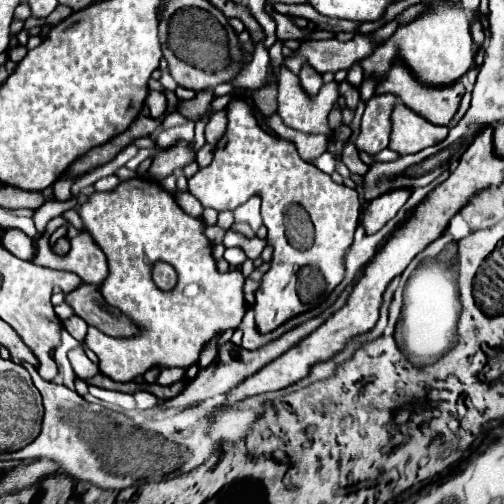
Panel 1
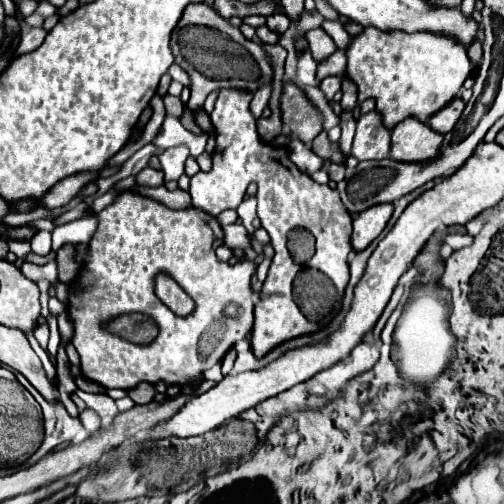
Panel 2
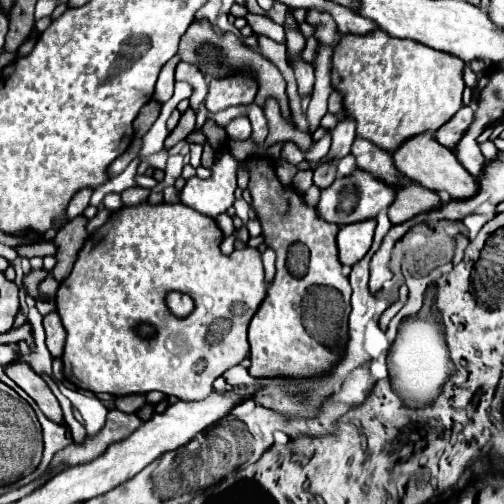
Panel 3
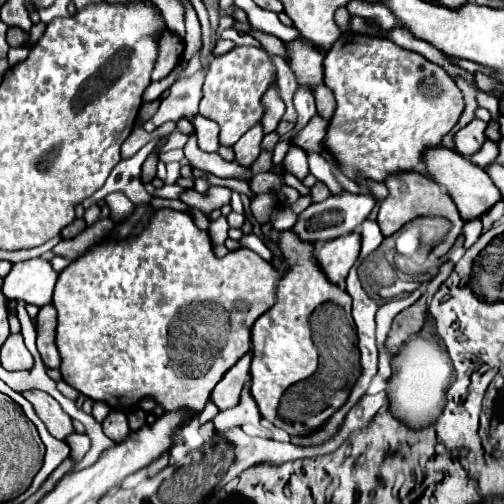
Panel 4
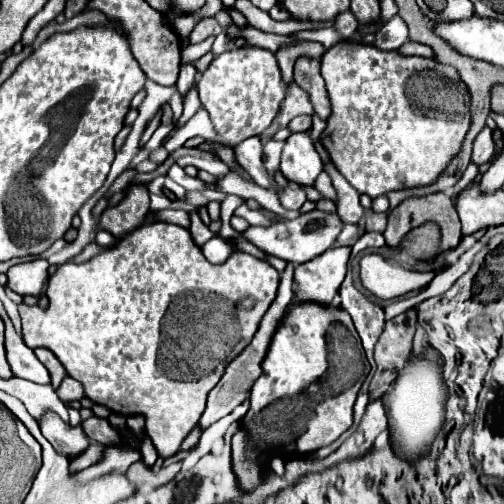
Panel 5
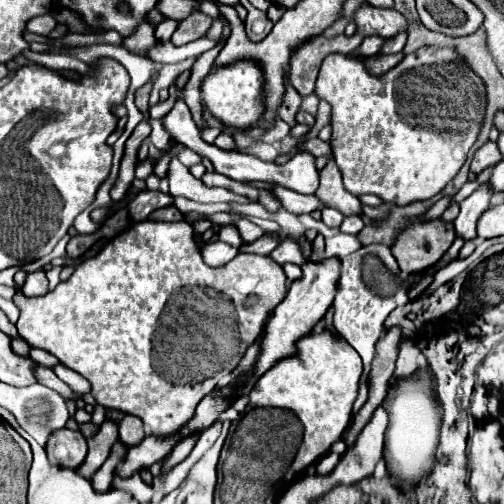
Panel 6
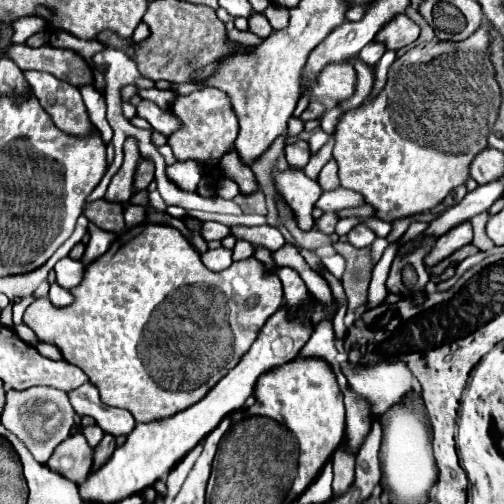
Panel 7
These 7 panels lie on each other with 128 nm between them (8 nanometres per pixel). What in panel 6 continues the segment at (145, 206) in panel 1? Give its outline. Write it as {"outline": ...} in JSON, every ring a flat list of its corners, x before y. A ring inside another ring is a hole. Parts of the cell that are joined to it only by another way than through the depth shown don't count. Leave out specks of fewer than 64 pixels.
{"outline":[[144,220,144,222,136,222,132,224,128,230,120,232,114,240,110,240,108,244,104,244,104,248,94,256,94,258,88,258,84,260,76,270,74,274,66,280,66,282,60,282,56,286,56,290,50,294,44,294,44,296,36,296,36,298,26,298,22,292,18,292,14,296,14,302,18,304,20,308,20,320,16,322,16,328,18,328,18,334,34,348,42,348,42,350,48,350,50,354,54,354,62,364,66,364,68,368,76,370,78,374,82,374,90,384,92,384,92,394,94,398,98,400,98,404,102,404,104,408,110,408,110,410,118,410,118,412,124,412,124,414,132,414,132,416,138,416,142,422,144,422,144,428,146,432,156,432,158,436,168,436,168,432,176,432,176,428,180,428,180,424,184,424,184,420,188,420,188,416,192,416,192,408,196,408,196,404,200,402,200,396,204,396,204,392,210,392,222,378,220,376,212,376,212,380,204,380,204,384,192,384,192,388,176,388,176,384,160,370,164,370,164,366,160,364,152,364,152,334,156,332,156,324,158,324,158,316,160,312,164,310,164,304,166,300,170,298,170,294,178,288,188,288,188,286,196,286,196,288,212,288,220,294,224,294,226,298,232,300,234,304,234,312,236,312,236,332,238,332,238,342,236,342,236,360,232,360,232,364,238,364,246,352,246,348,250,344,254,344,258,340,258,336,262,334,262,328,264,328,264,320,270,316,270,312,284,300,288,288,286,288,286,274,282,270,280,264,276,264,270,256,256,256,256,254,238,254,234,260,230,260,224,268,210,268,208,264,204,264,202,260,202,254,200,254,200,248,198,244,194,242,192,238,192,226,188,222,156,222,156,220]]}

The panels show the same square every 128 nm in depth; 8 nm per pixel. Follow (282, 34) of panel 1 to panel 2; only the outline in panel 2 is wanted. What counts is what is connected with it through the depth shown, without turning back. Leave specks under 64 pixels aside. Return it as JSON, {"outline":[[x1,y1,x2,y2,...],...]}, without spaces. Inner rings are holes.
{"outline":[[270,14,270,16,266,18,266,26,268,26,272,32,282,34,282,32,286,32,286,30,288,30,290,20,288,20,284,14]]}

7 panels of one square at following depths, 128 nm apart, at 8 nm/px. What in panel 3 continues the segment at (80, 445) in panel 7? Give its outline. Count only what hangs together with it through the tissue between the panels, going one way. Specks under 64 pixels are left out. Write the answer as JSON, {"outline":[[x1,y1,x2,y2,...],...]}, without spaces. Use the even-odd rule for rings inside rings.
{"outline":[[18,360,16,364,6,366,6,374,38,404,38,408,44,412,48,420,56,424,64,424,60,404,56,396,52,394,52,390,48,388,48,384,40,376,36,376,34,372,28,372,28,368,24,368,24,364,20,364]]}

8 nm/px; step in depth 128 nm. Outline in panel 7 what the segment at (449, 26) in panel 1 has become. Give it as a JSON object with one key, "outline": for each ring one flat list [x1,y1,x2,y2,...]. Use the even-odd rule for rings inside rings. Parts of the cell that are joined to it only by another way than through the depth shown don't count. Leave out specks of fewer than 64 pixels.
{"outline":[[490,22,482,24,478,28,478,32,472,34,472,38,466,38,462,42,440,42,440,40,432,40,432,42,422,42,418,46,414,46,412,50,408,50,402,58,398,58,388,72,388,82,386,88,368,104,346,112,338,126,336,126,336,144,334,144,334,160,338,164,338,178,340,178,340,186,354,190,358,194,364,196,364,202,374,206,374,216,386,222,394,222,400,218,408,218,408,216,416,216,416,214,424,214,428,210,432,210,434,206,438,206,456,186,466,184,466,180,470,178,470,164,476,158,476,154,480,154,486,146,488,146,488,136,492,134,492,124,498,120,498,108,500,108,500,86,496,82,494,76,494,64,490,60],[330,64,320,74,320,84,312,88,314,96,332,96,346,100,354,94,354,68,352,64]]}

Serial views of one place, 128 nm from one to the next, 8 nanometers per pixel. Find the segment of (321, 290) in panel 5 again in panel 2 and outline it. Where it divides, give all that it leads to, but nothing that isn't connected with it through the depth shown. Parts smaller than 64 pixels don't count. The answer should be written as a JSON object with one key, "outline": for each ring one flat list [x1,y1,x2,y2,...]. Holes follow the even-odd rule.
{"outline":[[378,204,376,208,368,208,352,220,352,250,364,250,368,244,384,230,388,218,392,214,390,204]]}

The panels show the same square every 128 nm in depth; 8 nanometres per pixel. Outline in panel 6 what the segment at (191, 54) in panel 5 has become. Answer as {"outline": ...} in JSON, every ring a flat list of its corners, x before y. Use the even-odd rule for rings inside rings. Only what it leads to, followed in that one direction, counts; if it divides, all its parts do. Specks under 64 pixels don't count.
{"outline":[[173,82,169,87,169,98,166,101,161,101,159,104,150,106,149,113,151,119,159,119,166,115,177,101,177,88]]}

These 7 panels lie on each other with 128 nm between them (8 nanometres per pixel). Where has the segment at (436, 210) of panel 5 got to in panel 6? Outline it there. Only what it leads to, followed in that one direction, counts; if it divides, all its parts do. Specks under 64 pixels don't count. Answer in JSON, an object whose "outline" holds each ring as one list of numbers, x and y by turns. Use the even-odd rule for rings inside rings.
{"outline":[[416,218,398,234,398,240,392,246,392,256,402,274,418,274,434,266,446,254,454,238,452,224,446,224,440,218,432,222]]}

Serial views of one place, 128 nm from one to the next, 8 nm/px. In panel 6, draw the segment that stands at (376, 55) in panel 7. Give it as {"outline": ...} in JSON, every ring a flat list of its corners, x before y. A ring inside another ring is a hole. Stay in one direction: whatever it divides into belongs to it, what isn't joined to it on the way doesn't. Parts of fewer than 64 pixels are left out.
{"outline":[[366,36,360,44,360,54,362,56,374,56,380,52,382,44,384,44,384,40,380,36]]}

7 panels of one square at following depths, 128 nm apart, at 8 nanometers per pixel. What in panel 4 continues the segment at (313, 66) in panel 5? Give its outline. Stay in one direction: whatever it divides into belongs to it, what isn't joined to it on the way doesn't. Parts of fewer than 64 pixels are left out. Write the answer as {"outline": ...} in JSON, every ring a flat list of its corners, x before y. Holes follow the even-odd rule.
{"outline":[[324,84,318,86,310,86,314,100,316,100,316,108,318,108,318,116,324,120,330,120,334,114,334,96,330,92,330,88,326,88]]}

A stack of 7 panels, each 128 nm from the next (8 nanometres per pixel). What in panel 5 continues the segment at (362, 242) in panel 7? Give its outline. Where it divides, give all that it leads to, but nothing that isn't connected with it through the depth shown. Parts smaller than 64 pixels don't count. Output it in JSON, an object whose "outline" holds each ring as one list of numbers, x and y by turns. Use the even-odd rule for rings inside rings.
{"outline":[[326,164,324,170,330,174,332,178,332,186,336,188,338,194,338,216,344,224,358,224,364,208,360,206,360,194,344,180,344,176,340,176,340,172,336,170,334,164]]}

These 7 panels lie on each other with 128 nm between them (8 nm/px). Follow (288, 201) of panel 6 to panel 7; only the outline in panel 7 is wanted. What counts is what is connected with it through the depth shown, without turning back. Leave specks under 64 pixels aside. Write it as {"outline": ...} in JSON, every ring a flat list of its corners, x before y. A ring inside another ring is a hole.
{"outline":[[336,188,330,192,324,192,320,196,320,200,316,202,316,206,324,212,338,212,342,208,350,208,350,206,362,206,364,200,360,194,352,192,352,190,344,190,344,188]]}

